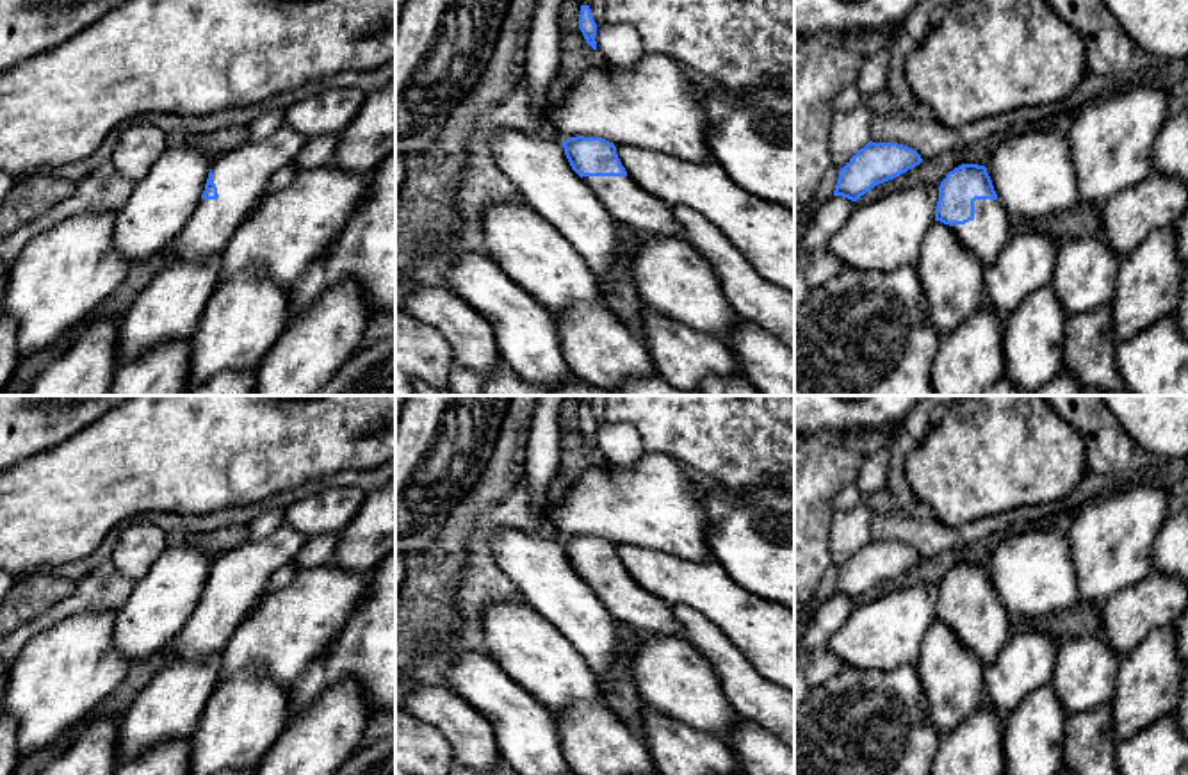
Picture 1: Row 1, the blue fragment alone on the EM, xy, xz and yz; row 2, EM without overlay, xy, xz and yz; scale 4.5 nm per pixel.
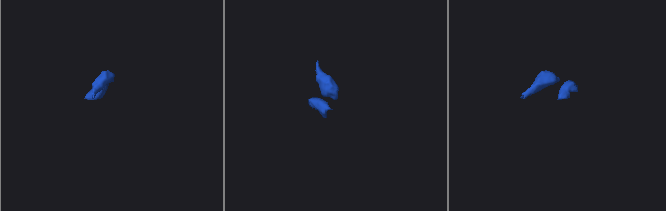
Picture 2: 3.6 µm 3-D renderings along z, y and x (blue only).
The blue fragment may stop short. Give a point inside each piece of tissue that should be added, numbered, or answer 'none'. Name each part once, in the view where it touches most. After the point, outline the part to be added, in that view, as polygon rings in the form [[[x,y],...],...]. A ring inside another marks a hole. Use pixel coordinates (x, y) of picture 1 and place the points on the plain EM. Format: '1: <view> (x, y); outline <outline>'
1: yz (987, 633); outline [[[976,599],[974,618],[953,624],[951,631],[985,665],[992,665],[1015,629],[999,599]]]

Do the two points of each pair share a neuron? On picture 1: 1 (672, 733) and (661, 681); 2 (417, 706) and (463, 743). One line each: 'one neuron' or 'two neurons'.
1: two neurons
2: one neuron

